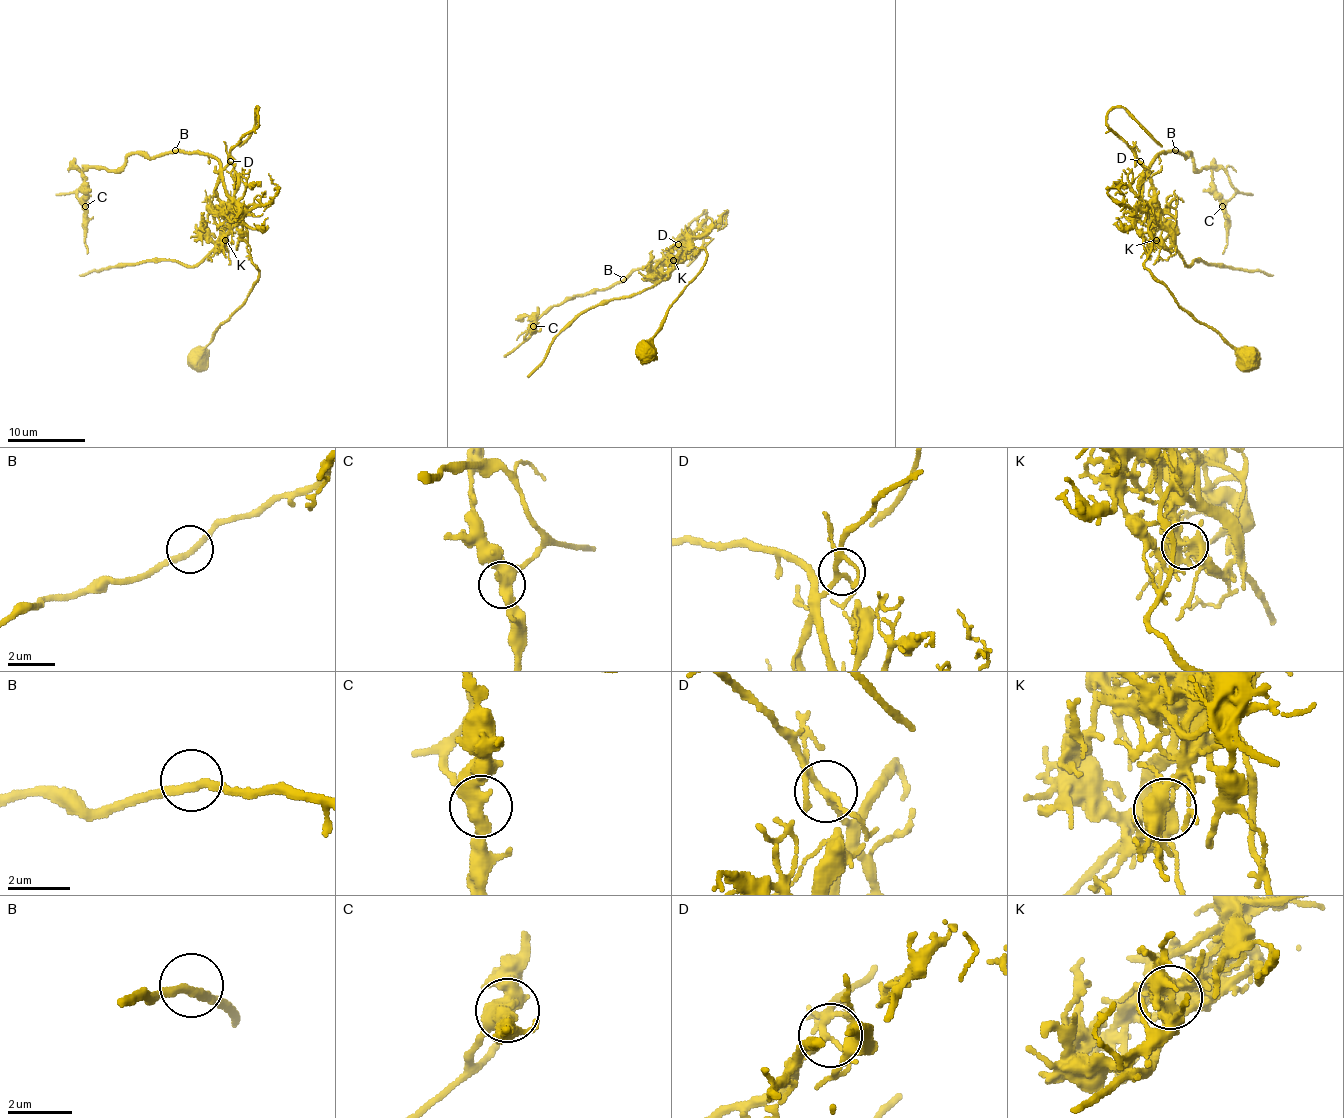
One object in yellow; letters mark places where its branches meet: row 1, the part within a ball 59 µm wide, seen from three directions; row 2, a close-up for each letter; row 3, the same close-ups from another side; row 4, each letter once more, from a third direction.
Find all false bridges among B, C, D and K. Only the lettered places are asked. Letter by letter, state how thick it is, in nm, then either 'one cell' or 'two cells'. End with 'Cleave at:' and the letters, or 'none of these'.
B: 240 nm thick; one cell
C: 400 nm thick; one cell
D: 190 nm thick; one cell
K: 480 nm thick; two cells
Cleave at: K

